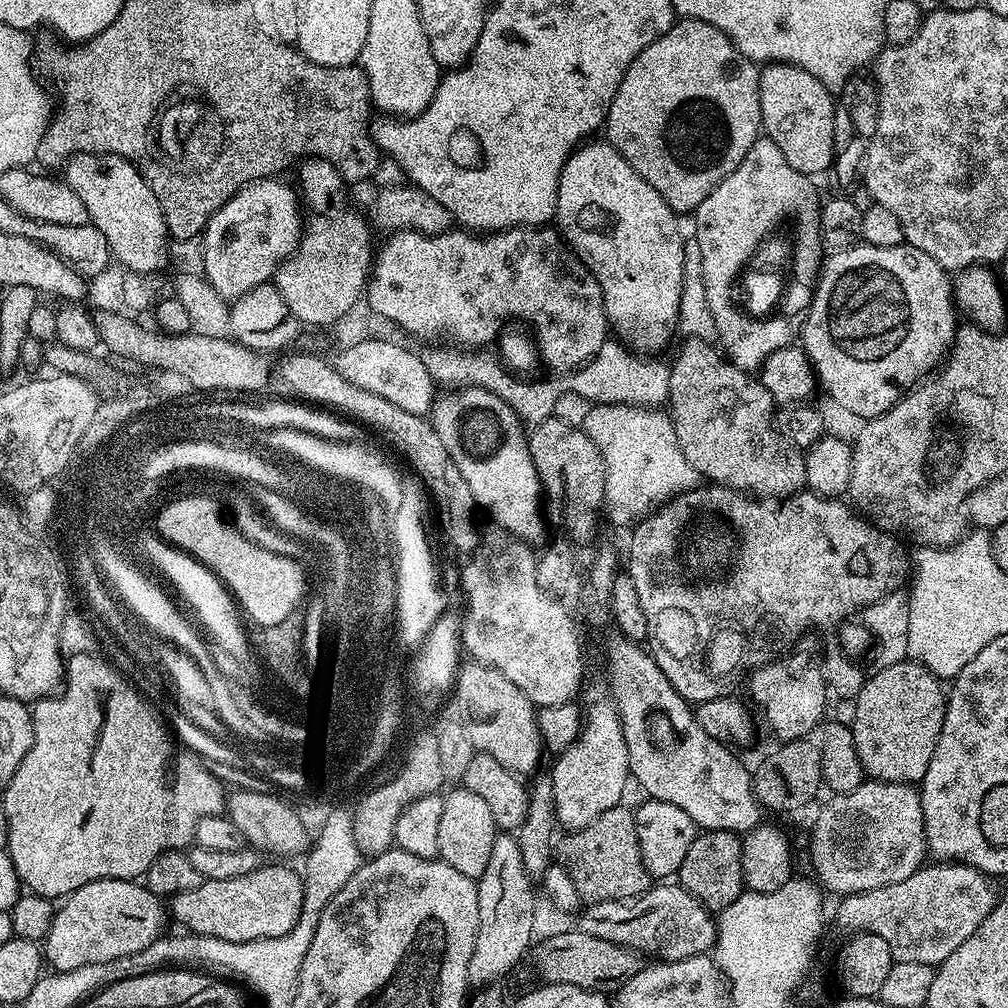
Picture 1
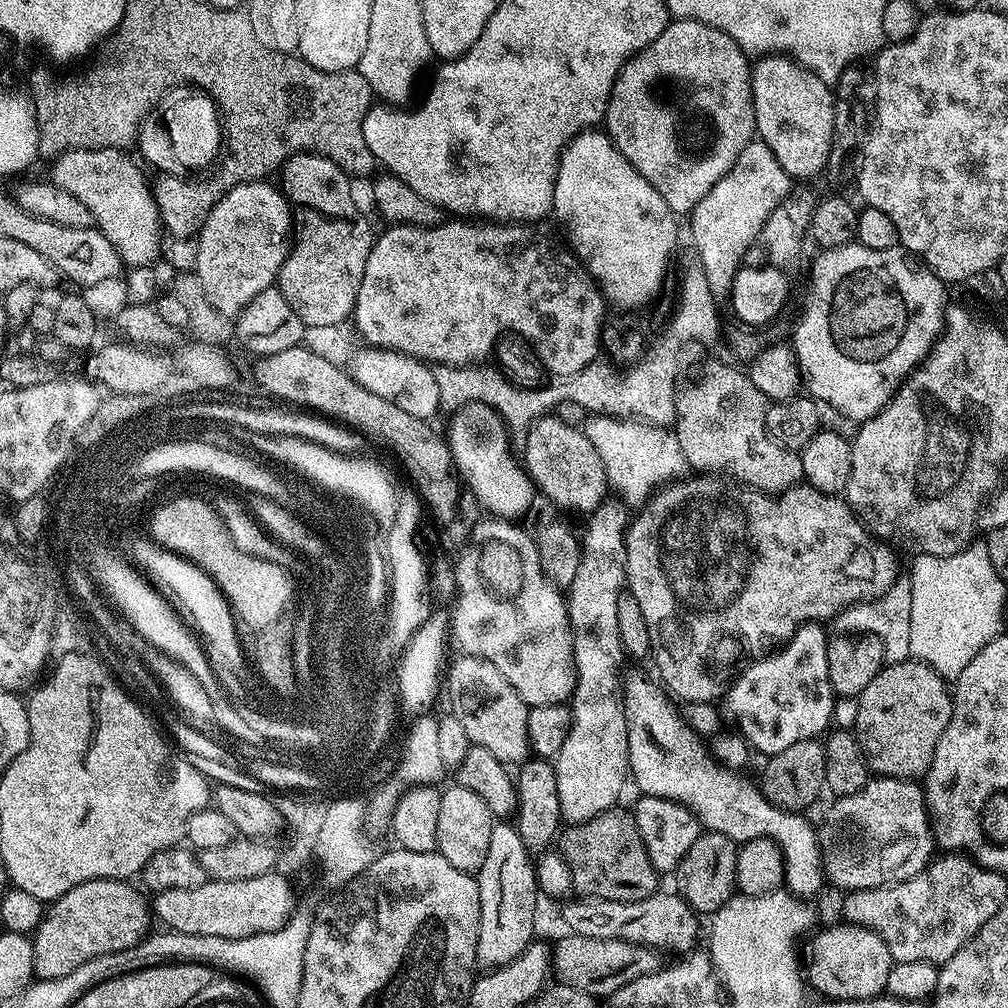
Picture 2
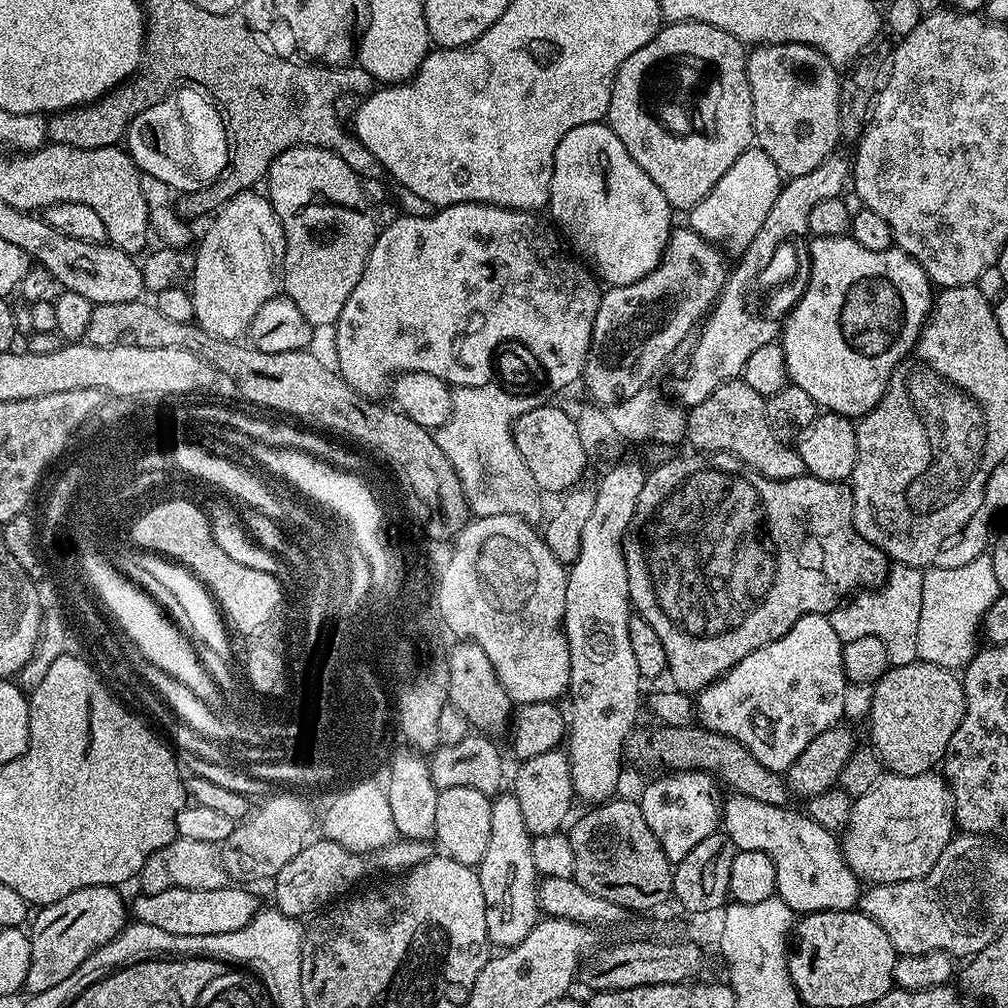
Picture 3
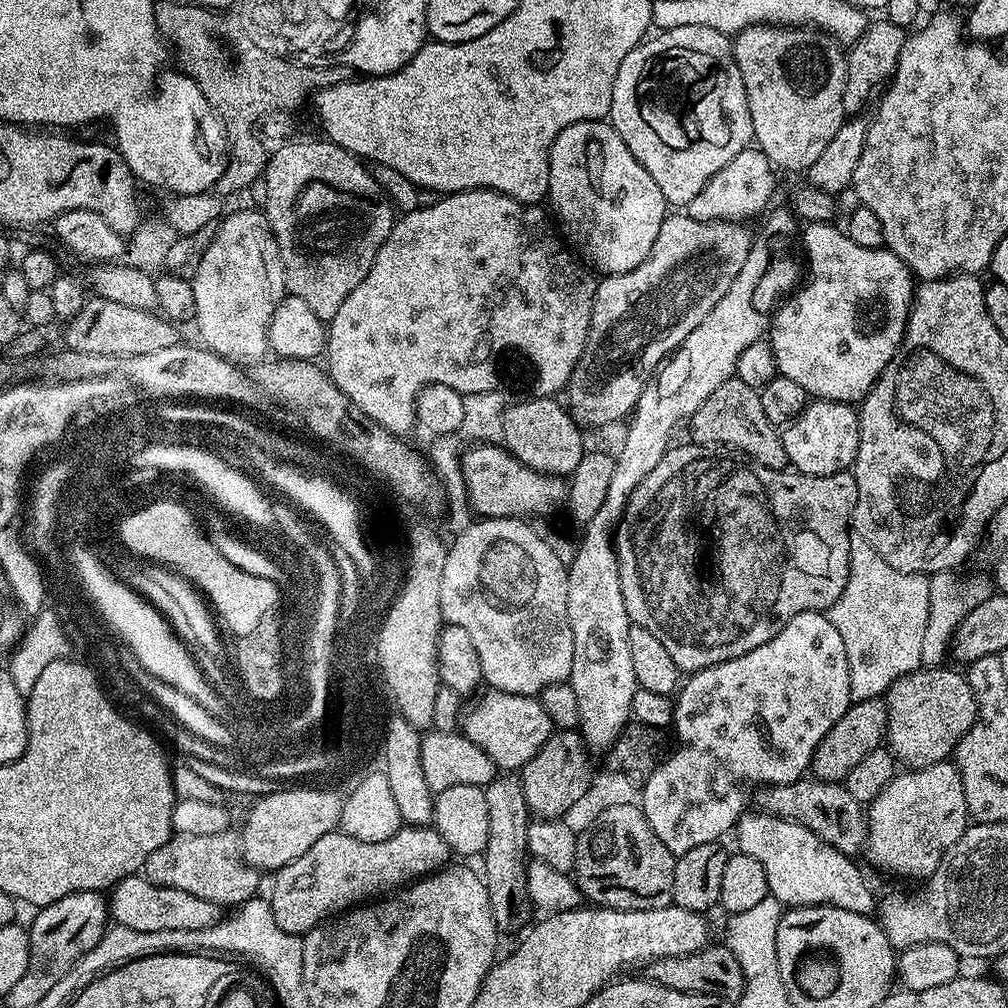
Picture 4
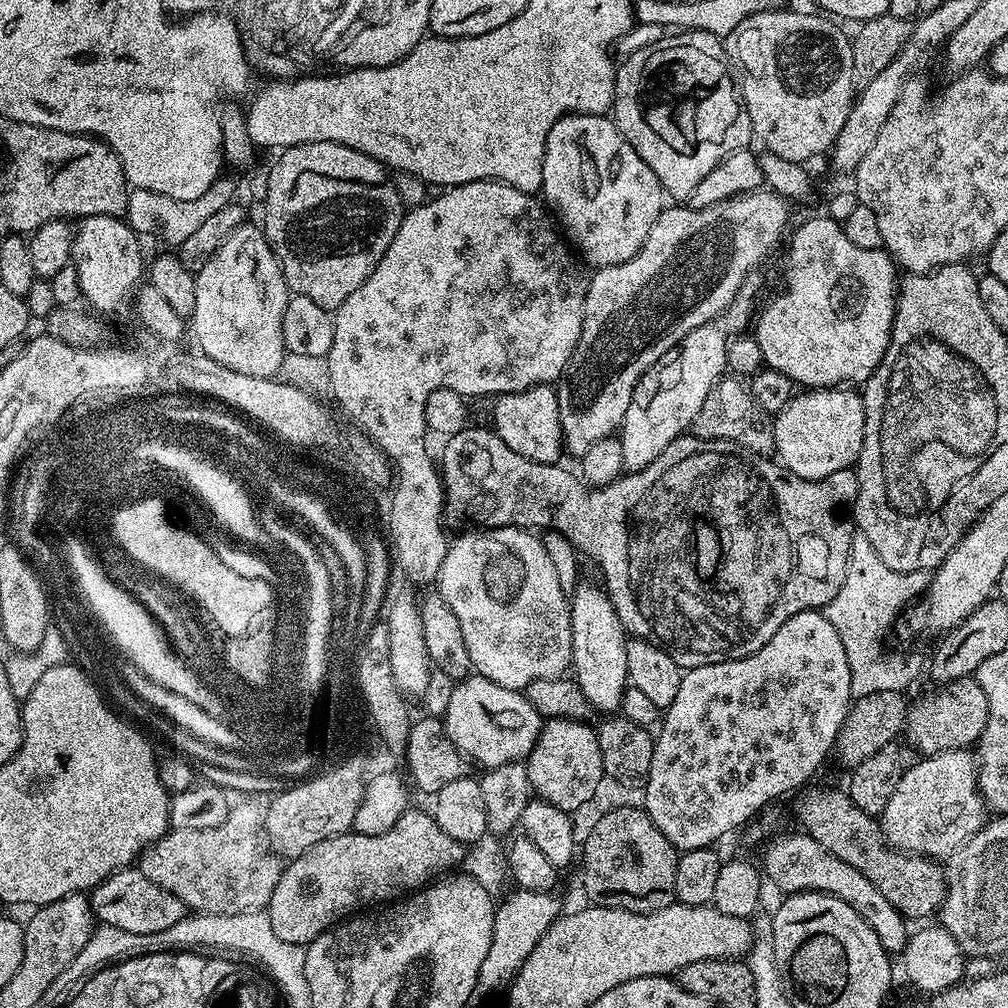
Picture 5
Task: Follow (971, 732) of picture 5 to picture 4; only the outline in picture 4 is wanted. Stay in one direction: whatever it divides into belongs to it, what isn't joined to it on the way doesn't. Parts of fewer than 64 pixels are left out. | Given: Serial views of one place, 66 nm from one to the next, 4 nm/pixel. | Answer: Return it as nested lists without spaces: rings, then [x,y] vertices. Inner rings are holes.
[[[921,666],[915,672],[897,675],[888,687],[886,747],[905,769],[945,763],[976,720],[976,695],[968,685],[967,675],[948,667]]]

